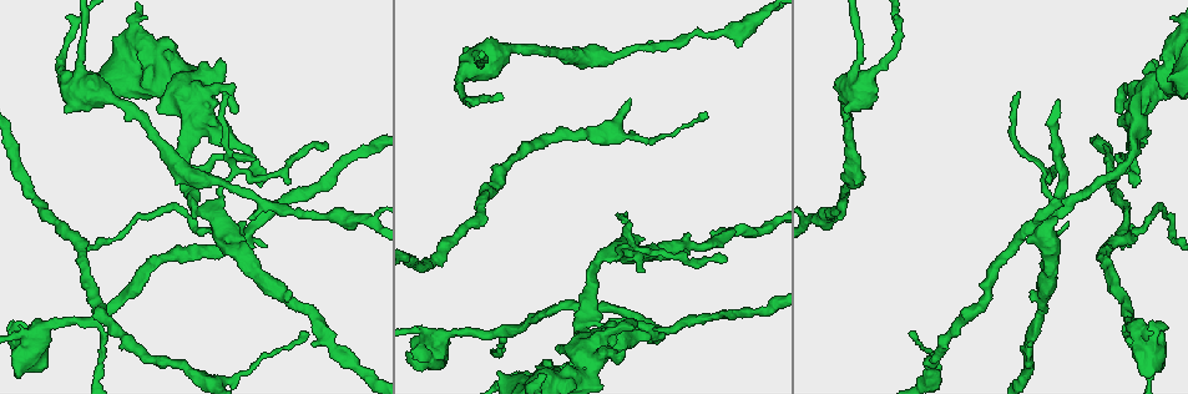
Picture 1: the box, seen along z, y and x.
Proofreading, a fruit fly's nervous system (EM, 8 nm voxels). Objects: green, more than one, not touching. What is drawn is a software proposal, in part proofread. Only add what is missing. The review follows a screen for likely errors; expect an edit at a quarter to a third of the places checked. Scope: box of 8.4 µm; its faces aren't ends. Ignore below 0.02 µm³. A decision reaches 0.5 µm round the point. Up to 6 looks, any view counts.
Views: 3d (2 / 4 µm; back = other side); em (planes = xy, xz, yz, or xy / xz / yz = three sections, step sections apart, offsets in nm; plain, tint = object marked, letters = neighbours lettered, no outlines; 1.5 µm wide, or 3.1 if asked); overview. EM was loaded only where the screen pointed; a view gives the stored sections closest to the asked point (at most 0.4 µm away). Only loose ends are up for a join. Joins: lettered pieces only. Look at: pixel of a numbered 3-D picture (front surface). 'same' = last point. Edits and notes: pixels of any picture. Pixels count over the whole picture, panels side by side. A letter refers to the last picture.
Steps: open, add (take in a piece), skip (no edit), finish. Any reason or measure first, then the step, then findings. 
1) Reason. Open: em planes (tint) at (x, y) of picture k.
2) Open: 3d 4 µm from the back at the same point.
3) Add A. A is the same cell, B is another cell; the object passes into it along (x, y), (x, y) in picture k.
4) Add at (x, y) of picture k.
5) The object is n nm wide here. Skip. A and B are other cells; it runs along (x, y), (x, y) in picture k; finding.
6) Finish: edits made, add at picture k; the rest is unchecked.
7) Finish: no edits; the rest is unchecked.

Free end. Open: 3d 4 µm from the back at (324, 149) of picture 1.

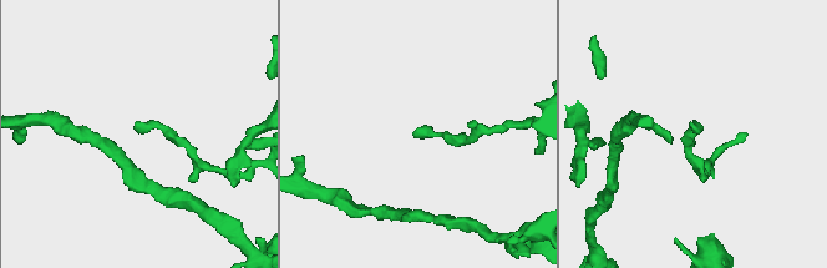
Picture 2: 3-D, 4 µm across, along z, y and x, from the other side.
Need the tissue. Open: em planes (letters) at (417, 130) of picture 2.

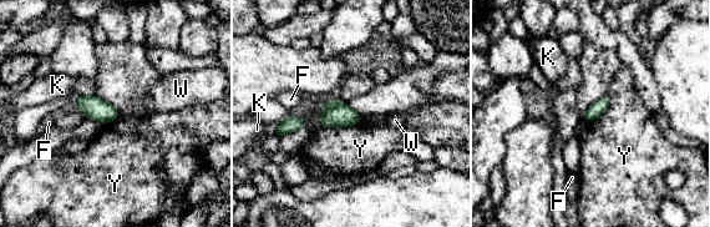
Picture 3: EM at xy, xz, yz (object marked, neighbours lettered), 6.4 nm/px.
Skip. F, K, W and Y are other cells; a border runs along (361, 117), (351, 125), (321, 127) in picture 3; no lettered piece goes on from it.

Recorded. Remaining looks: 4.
Free end. Open: 3d 2 µm from the back at (1129, 246) of picture 1.

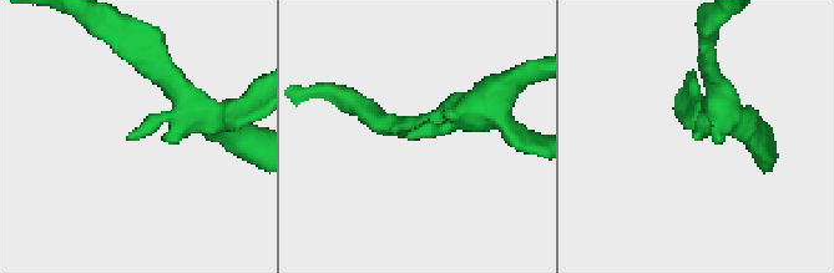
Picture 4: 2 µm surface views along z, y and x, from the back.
Need the tissue. Open: em planes (letters) at (126, 137) of picture 4.

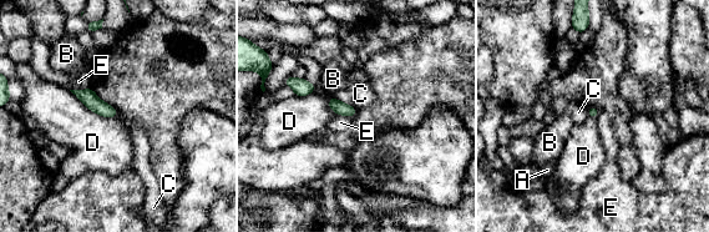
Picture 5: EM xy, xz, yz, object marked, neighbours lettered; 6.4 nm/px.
Skip. A, B, C, D and E are other cells; it runs along (77, 92), (112, 114) in picture 5; no lettered piece goes on from it.

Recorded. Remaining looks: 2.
Stops while still wide. Open: 3d 4 µm at (1167, 79) of picture 1.

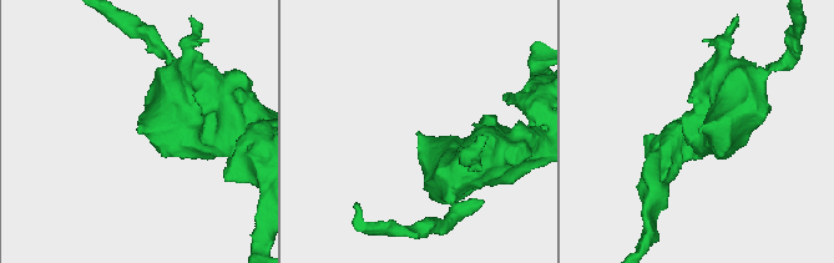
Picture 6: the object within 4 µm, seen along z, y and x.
Shape alone is not enough. Open: em xy step 4 (letters) at (699, 133) of picture 6.

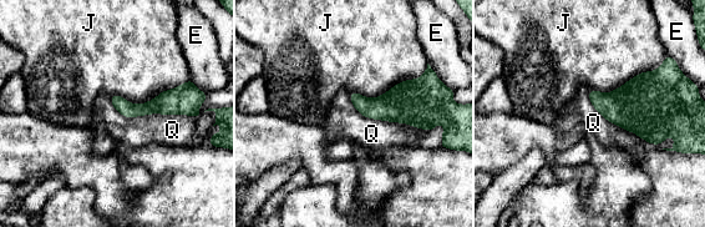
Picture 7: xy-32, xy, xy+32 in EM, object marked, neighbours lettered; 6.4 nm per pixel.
Skip. E, J and Q are other cells; it runs along (115, 99), (126, 109), (188, 109) in picture 7; no lettered piece goes on from it.

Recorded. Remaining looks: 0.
Finish: no edits; the rest is unchecked.

